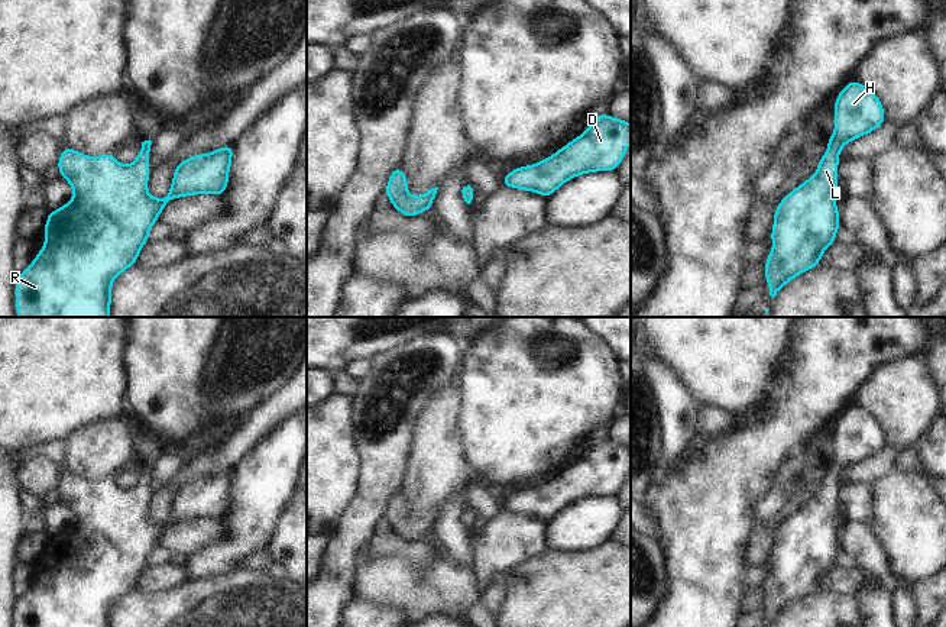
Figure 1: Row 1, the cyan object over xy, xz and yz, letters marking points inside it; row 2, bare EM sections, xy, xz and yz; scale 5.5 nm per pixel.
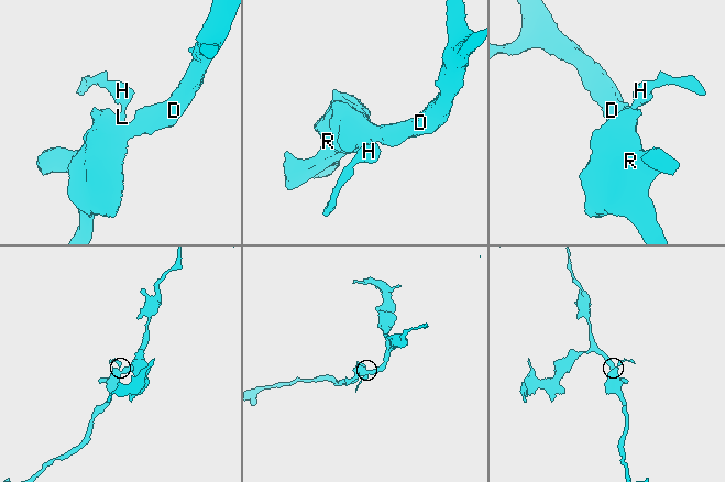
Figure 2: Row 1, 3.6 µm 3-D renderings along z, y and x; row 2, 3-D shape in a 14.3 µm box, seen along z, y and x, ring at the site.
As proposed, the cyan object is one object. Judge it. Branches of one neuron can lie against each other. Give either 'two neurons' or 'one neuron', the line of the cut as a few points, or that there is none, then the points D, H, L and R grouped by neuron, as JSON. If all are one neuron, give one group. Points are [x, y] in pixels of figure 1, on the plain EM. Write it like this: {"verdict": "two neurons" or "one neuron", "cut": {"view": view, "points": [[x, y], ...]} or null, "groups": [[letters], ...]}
{"verdict": "one neuron", "cut": null, "groups": [["D", "H", "L", "R"]]}

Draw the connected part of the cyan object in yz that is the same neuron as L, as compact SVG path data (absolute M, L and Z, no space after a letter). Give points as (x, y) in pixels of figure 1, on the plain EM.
M849 405L835 423L835 455L820 481L817 495L784 520L774 536L772 573L765 584L770 620L796 601L819 591L840 552L835 516L842 472L885 446L878 420L859 405Z

